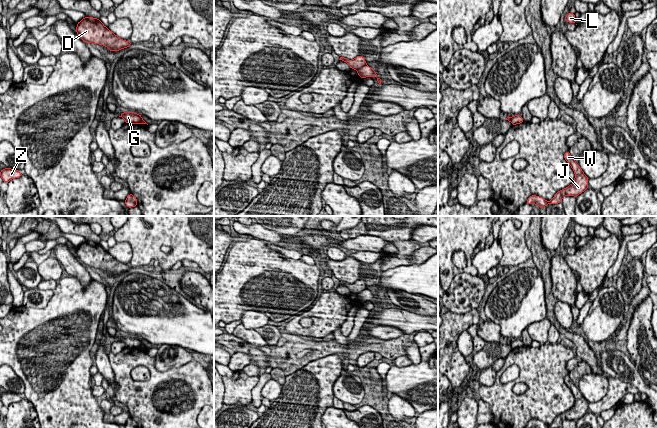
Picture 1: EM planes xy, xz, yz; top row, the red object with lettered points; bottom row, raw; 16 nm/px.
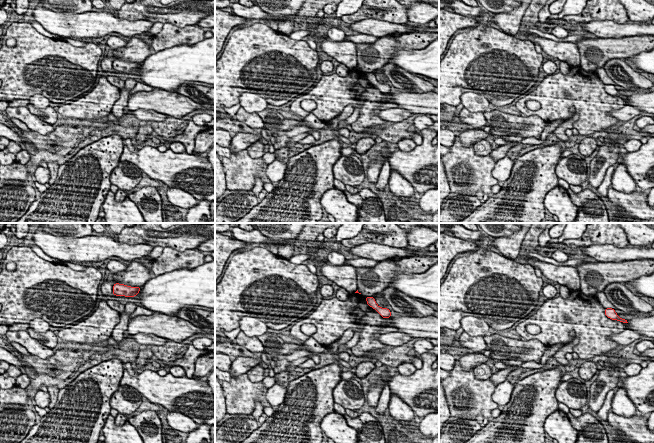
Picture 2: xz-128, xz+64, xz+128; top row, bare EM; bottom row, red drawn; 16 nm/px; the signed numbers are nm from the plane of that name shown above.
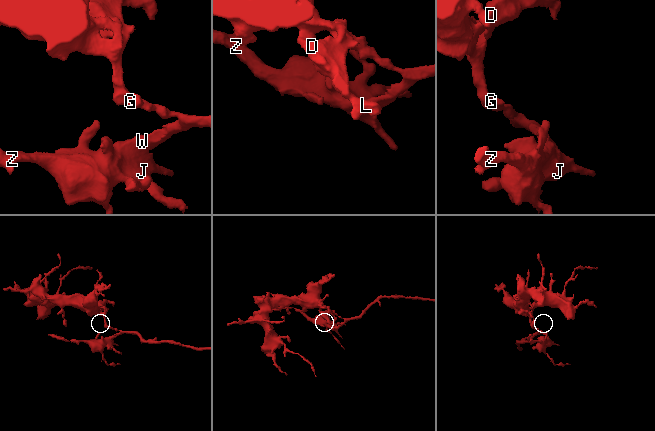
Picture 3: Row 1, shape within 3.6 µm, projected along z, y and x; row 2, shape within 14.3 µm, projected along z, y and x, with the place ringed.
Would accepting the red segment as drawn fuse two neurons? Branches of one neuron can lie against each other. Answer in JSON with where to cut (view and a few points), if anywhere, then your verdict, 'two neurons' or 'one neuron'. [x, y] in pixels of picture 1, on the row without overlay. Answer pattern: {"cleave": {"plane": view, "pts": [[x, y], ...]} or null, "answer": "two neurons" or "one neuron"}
{"cleave": {"plane": "xz", "pts": [[366, 288], [357, 294]]}, "answer": "two neurons"}

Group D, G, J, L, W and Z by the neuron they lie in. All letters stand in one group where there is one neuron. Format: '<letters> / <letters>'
D G L / J W Z

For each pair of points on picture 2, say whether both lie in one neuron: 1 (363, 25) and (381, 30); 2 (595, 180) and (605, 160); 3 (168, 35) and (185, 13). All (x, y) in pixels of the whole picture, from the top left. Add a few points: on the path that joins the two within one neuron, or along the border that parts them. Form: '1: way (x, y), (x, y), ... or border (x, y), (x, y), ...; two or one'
1: way (367, 26), (377, 28); one
2: way (596, 175), (600, 165); one
3: border (163, 23), (171, 23), (177, 26), (196, 25); two

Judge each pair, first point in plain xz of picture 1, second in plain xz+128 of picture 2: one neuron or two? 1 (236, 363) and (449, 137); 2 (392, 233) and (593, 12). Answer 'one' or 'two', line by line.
1: two
2: one

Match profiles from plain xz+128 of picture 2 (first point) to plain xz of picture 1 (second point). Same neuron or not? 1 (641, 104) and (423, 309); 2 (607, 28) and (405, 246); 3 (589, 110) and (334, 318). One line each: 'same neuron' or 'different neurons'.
1: different neurons
2: different neurons
3: same neuron

